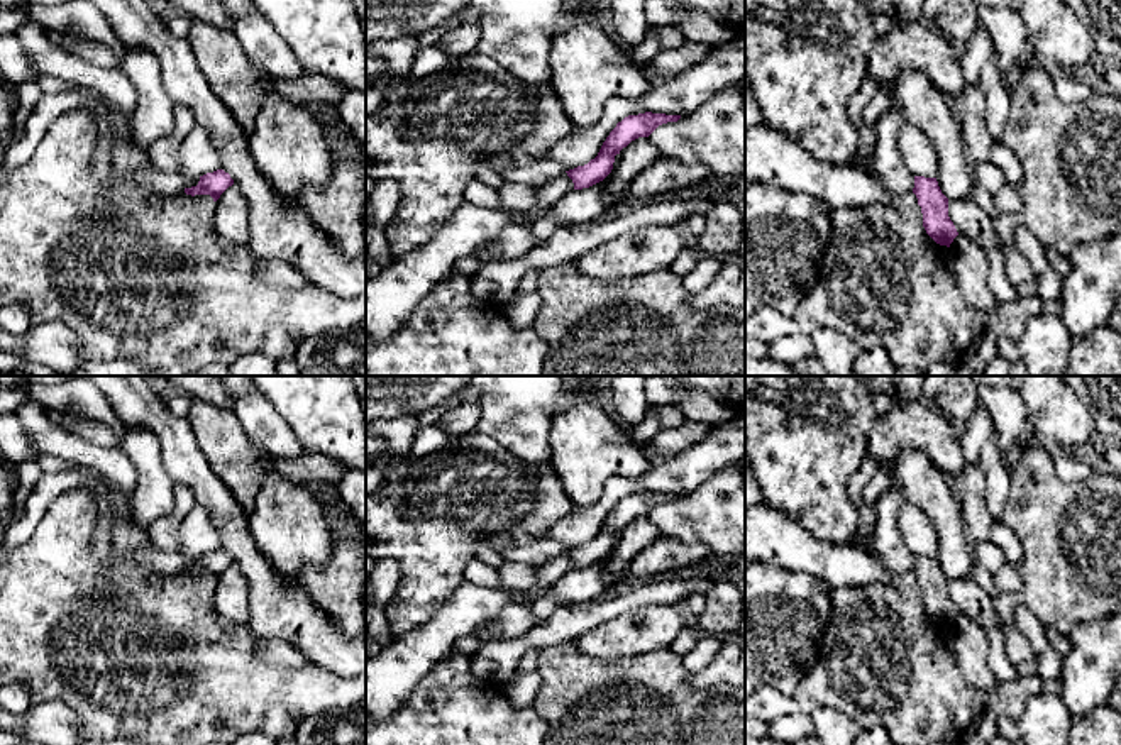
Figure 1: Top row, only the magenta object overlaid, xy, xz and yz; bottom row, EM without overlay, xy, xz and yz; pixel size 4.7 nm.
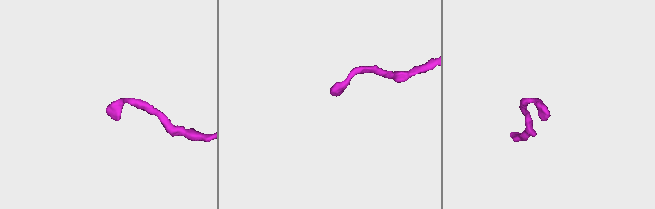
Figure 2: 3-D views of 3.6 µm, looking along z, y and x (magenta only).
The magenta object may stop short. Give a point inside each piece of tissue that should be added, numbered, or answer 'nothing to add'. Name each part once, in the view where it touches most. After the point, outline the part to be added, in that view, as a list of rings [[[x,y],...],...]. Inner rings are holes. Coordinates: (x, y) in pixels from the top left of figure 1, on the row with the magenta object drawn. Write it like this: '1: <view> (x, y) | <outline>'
nothing to add

